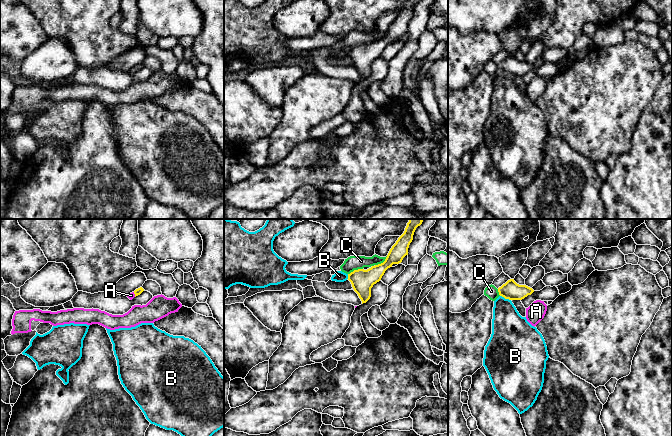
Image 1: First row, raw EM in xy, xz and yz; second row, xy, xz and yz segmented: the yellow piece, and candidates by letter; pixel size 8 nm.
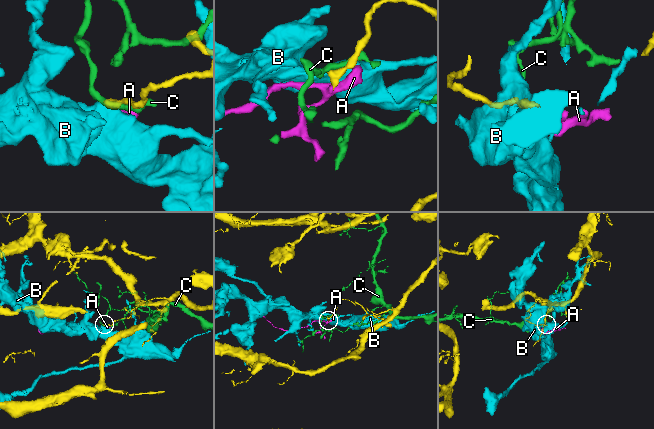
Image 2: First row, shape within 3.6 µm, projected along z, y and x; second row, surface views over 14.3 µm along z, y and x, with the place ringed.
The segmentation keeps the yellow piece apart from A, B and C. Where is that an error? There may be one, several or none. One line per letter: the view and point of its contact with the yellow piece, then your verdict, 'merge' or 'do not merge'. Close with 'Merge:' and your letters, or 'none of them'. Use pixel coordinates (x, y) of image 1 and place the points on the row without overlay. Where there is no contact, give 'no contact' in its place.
A: meets yellow in xy at (134, 69); merge
B: meets yellow in yz at (505, 74); do not merge
C: meets yellow in xz at (355, 46); do not merge
Merge: A

